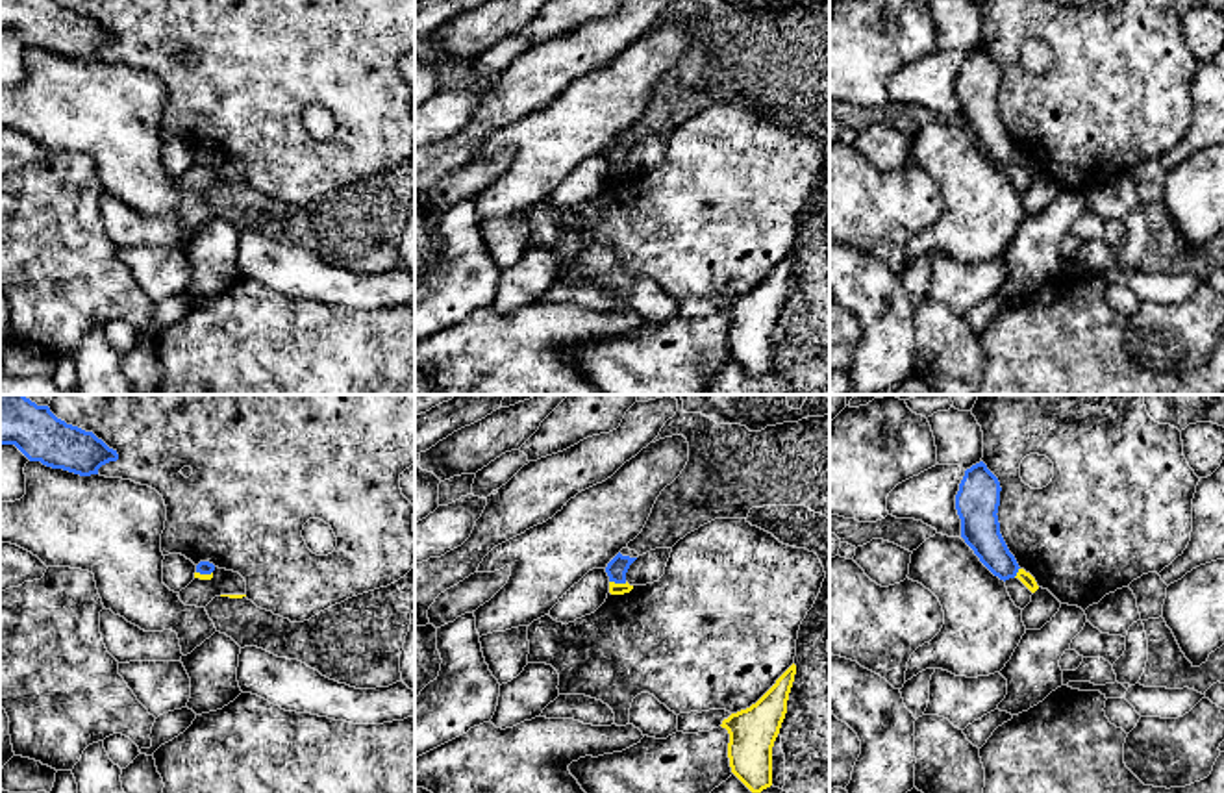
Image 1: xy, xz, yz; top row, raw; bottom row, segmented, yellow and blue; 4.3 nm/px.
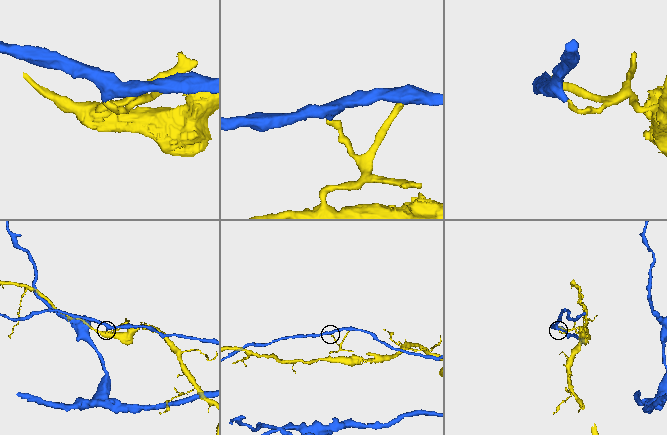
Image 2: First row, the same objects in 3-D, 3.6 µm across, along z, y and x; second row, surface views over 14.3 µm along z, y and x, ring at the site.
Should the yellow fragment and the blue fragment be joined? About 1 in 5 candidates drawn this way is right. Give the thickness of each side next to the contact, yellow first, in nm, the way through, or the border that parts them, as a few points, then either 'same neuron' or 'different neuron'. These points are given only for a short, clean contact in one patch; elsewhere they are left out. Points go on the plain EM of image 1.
calibres 50 and 90 nm; different neuron

